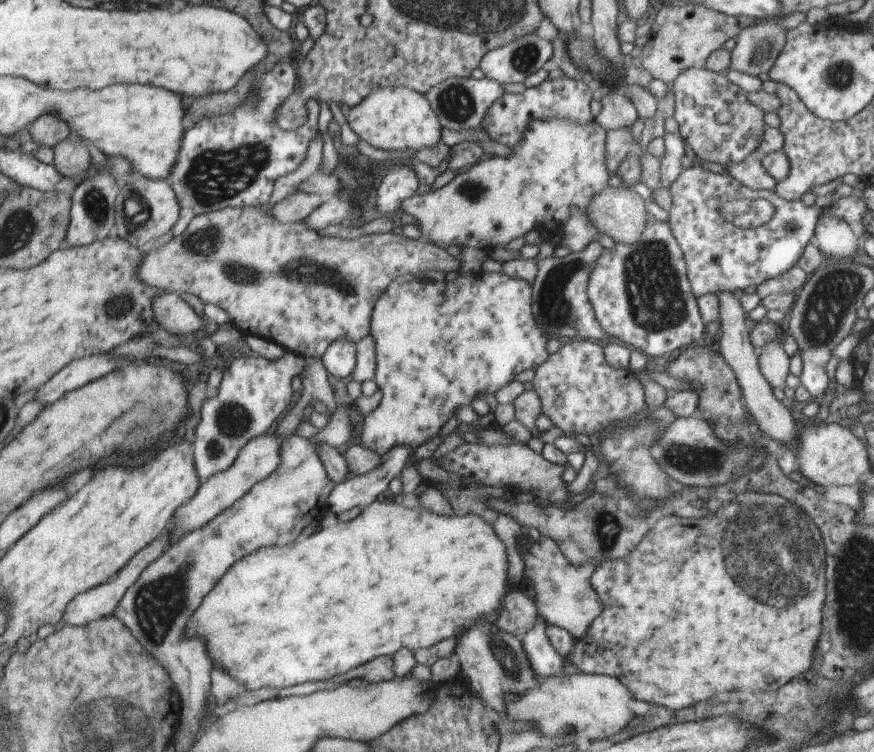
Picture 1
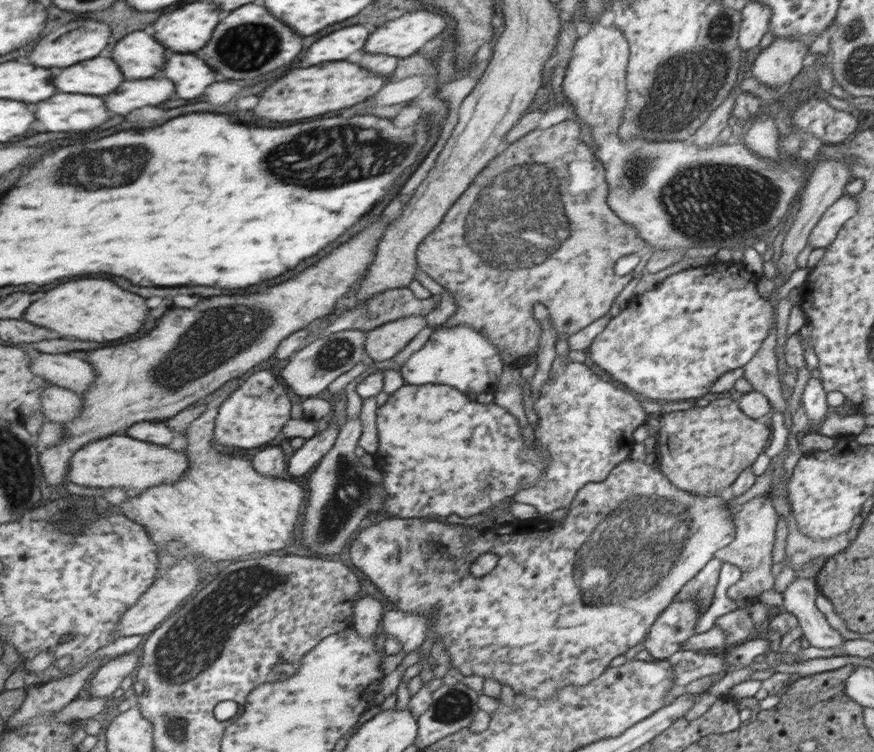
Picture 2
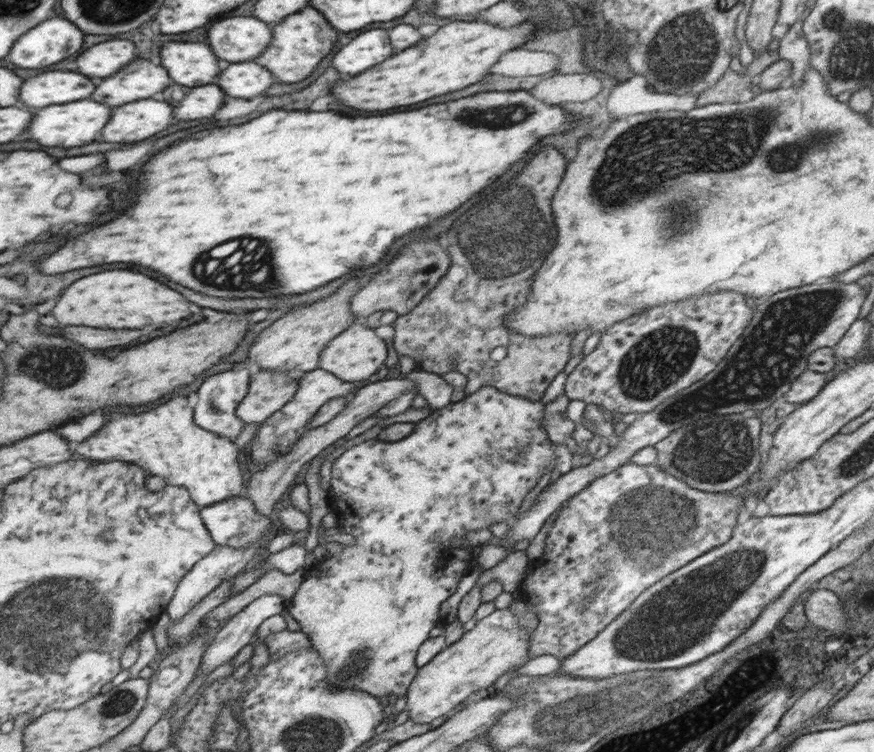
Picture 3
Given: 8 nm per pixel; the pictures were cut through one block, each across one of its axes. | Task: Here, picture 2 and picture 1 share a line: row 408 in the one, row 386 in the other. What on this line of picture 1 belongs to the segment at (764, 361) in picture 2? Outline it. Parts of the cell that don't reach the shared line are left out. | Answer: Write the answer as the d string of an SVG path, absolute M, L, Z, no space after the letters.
M769 341L762 346L761 354L758 356L758 367L771 388L785 387L784 380L788 373L789 359L783 352L782 342Z

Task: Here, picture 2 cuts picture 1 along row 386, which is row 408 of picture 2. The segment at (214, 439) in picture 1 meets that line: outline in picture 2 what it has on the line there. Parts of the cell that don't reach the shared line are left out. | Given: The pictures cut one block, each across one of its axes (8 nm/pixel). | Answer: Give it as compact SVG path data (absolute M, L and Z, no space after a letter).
M267 369L253 373L227 400L222 401L214 428L214 439L222 449L235 446L246 450L269 444L282 434L293 412L285 386Z

